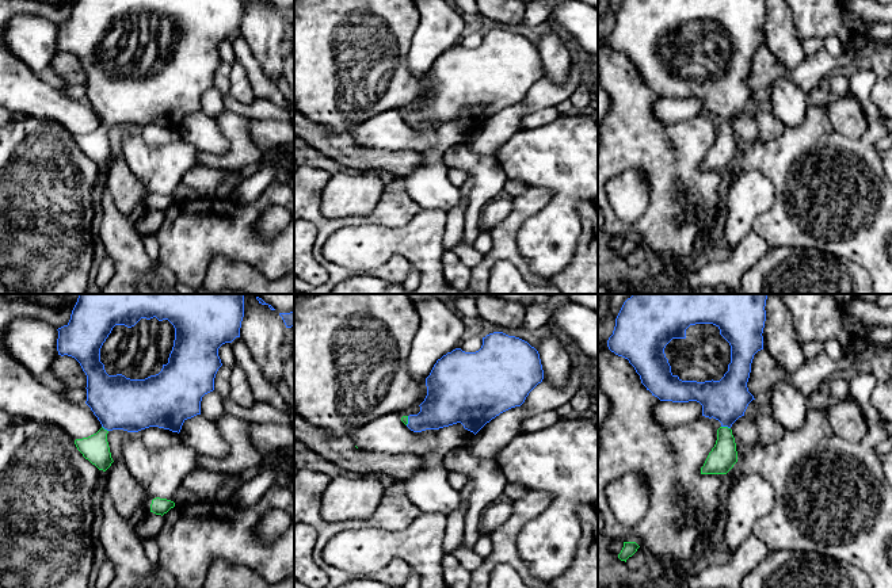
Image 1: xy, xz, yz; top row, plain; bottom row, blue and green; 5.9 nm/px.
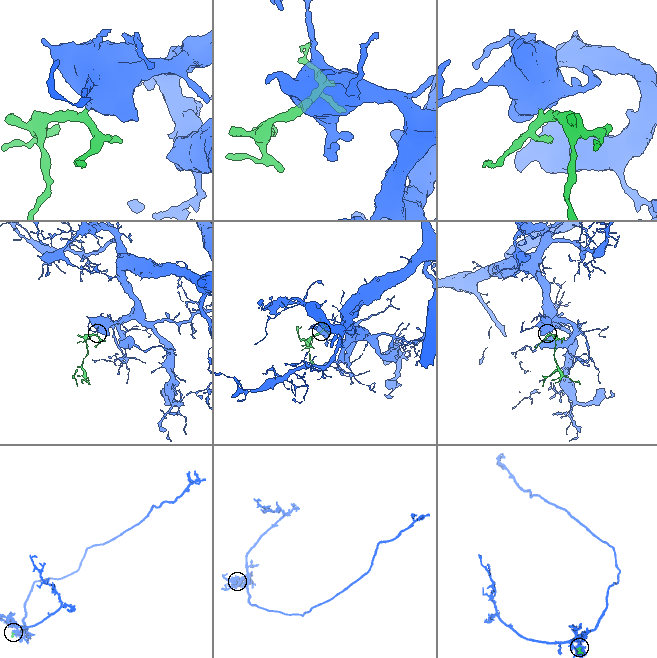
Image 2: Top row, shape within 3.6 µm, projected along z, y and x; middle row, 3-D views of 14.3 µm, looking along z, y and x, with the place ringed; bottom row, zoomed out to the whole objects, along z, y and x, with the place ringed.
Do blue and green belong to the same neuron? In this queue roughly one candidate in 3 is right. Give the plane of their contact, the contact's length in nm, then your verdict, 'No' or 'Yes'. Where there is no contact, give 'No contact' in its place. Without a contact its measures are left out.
Touches blue in yz. Shared border 60 nm. Yes

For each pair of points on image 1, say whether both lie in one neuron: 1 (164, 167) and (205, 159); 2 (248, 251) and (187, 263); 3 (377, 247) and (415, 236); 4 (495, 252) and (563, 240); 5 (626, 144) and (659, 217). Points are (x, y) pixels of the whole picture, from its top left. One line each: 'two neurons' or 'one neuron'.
1: two neurons
2: one neuron
3: one neuron
4: two neurons
5: one neuron

